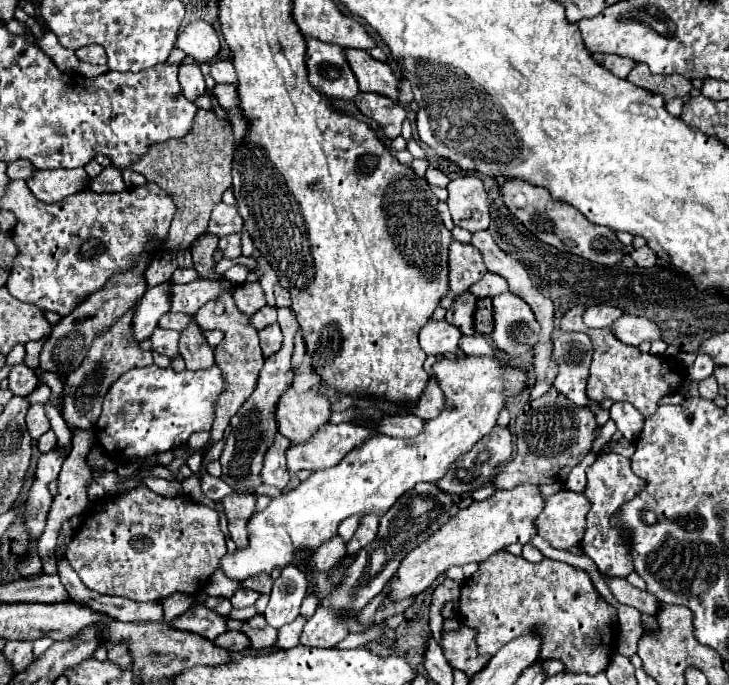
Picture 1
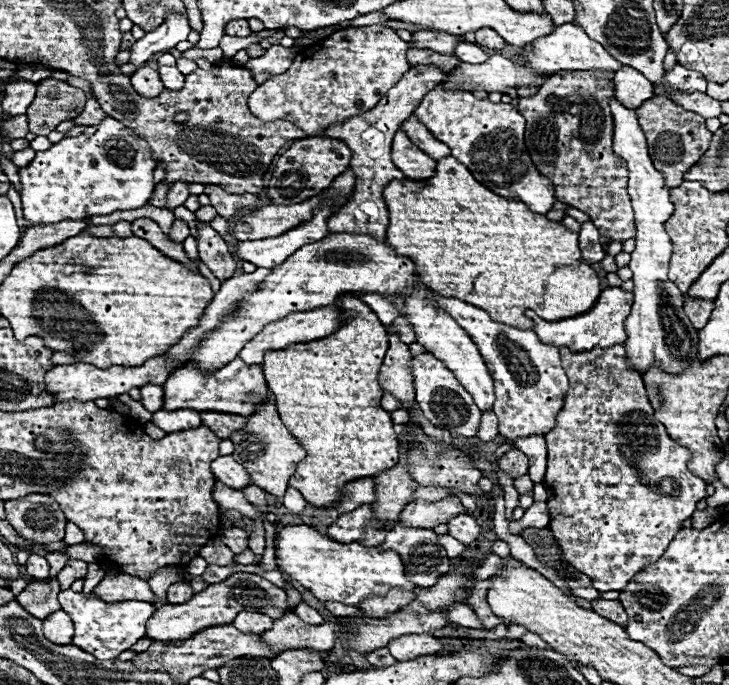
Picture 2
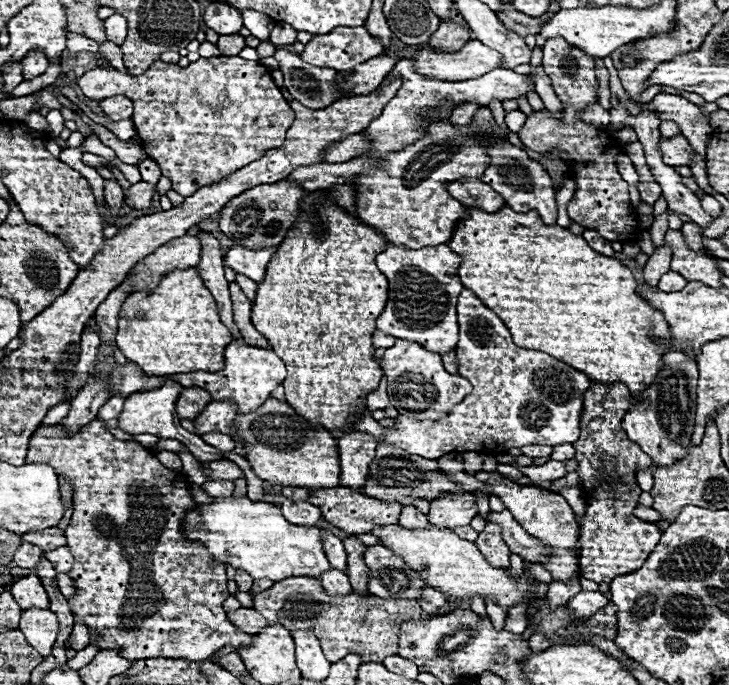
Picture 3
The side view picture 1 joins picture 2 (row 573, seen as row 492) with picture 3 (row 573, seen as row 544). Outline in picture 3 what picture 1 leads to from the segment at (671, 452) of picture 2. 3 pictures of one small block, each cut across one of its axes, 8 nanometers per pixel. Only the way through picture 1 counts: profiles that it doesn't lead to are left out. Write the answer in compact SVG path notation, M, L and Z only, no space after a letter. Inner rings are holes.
M592 382L584 396L584 412L580 418L582 434L574 442L576 460L580 464L580 484L586 492L586 514L582 518L580 536L580 572L584 578L598 584L610 584L616 576L636 572L662 536L654 522L644 522L632 516L642 492L636 484L634 472L638 468L650 468L652 458L630 442L622 430L622 416L630 410L630 406L630 392L624 384L602 386Z

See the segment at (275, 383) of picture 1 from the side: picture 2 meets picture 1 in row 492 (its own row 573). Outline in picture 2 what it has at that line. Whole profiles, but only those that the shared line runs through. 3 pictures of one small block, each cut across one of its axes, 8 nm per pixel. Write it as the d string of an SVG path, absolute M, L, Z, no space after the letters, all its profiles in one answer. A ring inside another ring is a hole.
M236 572L230 578L226 578L220 584L210 584L206 590L192 596L192 600L184 604L164 604L150 616L146 622L146 638L158 640L162 644L180 644L186 636L194 636L194 632L200 632L202 628L210 628L210 624L232 624L234 616L238 612L262 612L270 616L272 620L280 620L286 612L292 612L292 608L286 608L286 592L266 578L258 574L246 574ZM178 630L180 636L174 636L172 632Z

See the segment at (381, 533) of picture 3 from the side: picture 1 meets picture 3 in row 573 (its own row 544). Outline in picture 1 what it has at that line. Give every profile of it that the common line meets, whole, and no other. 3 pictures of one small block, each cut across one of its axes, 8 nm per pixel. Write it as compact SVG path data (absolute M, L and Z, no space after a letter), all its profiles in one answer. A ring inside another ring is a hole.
M522 484L512 490L498 490L494 496L472 502L452 516L446 526L440 526L438 534L432 534L426 542L418 544L406 558L402 558L396 574L386 582L388 598L406 600L424 592L440 574L452 566L464 566L468 562L482 562L490 554L504 550L506 546L520 542L526 544L536 534L534 518L542 512L544 500L538 494L538 486Z

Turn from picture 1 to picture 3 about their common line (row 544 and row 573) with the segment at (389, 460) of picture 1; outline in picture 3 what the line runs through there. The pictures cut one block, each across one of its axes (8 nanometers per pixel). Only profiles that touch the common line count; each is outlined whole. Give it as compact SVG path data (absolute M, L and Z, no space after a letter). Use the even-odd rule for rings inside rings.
M246 496L214 498L212 504L198 504L182 516L182 532L186 538L206 544L216 564L228 564L248 572L254 580L268 578L272 582L292 576L318 578L330 570L330 562L322 552L320 528L302 528L284 520L278 506L270 502L250 502Z

